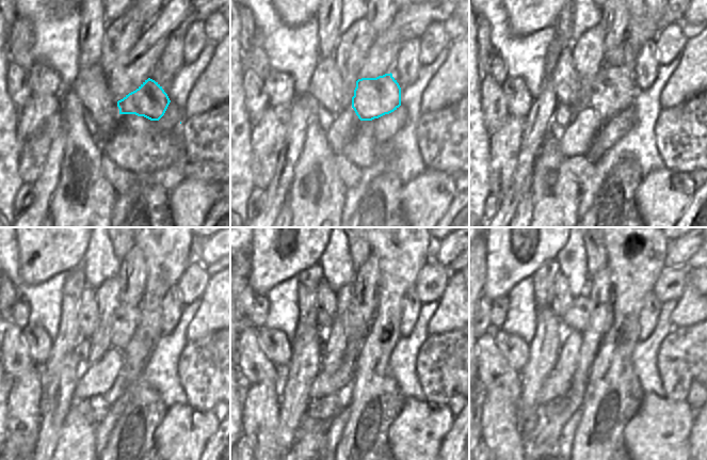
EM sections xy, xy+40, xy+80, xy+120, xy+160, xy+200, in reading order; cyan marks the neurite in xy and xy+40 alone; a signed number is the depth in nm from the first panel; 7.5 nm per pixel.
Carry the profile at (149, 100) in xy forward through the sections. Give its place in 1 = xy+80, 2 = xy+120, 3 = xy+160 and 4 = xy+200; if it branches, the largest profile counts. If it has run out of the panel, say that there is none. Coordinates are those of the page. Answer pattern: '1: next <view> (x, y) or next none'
1: next xy+80 (613, 91)
2: next xy+120 (126, 320)
3: next xy+160 (356, 328)
4: next xy+200 (577, 316)

